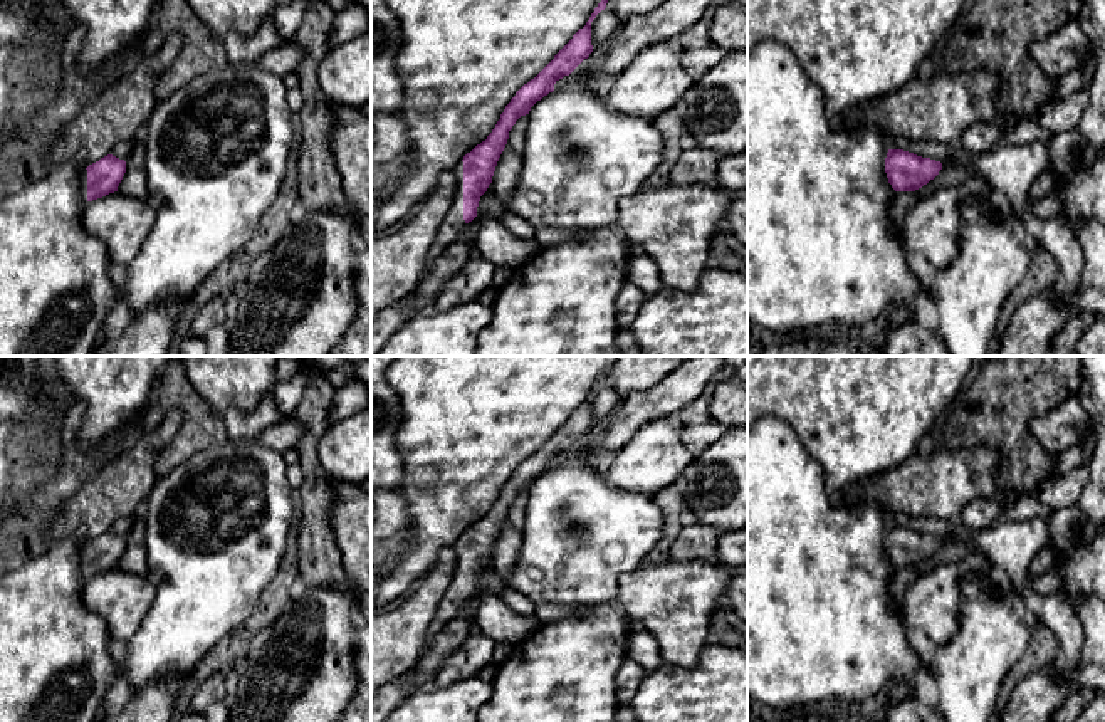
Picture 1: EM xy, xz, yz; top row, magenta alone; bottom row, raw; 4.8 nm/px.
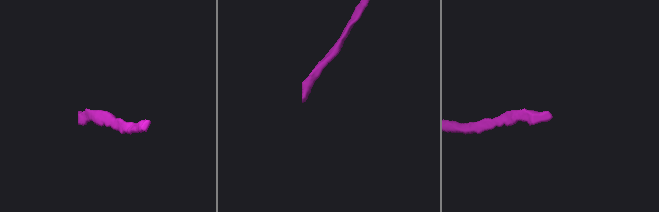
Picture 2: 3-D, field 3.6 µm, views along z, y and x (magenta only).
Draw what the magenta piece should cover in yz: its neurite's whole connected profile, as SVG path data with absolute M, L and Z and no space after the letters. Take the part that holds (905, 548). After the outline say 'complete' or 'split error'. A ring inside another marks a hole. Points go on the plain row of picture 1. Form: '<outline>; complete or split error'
M888 526L885 549L895 568L915 568L934 556L942 539L903 526Z; complete

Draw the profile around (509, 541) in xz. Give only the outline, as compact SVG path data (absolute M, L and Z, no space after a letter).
M527 490L521 492L509 507L507 521L497 537L492 552L492 564L504 588L507 588L507 581L521 552L526 510L527 510Z

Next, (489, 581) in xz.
M492 559L489 561L487 568L480 573L479 583L477 583L477 593L469 598L458 613L463 613L467 618L475 620L477 603L482 594L494 593L502 594L504 584L494 569Z

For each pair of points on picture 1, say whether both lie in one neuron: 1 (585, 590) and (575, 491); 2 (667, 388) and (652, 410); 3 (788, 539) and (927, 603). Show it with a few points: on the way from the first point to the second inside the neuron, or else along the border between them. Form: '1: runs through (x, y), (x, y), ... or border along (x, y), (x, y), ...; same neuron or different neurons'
1: runs through (585, 565), (585, 548), (593, 529), (583, 516); same neuron
2: runs through (667, 393), (655, 405); same neuron
3: border along (899, 608), (900, 618), (907, 627); different neurons

